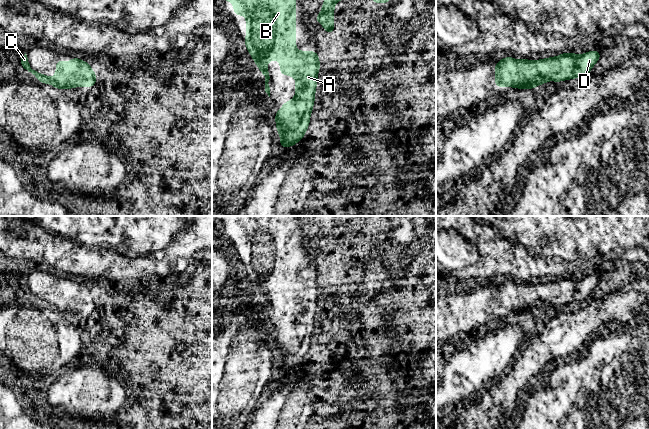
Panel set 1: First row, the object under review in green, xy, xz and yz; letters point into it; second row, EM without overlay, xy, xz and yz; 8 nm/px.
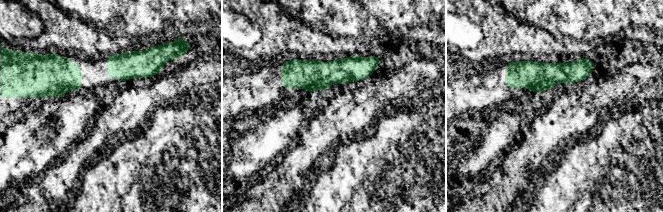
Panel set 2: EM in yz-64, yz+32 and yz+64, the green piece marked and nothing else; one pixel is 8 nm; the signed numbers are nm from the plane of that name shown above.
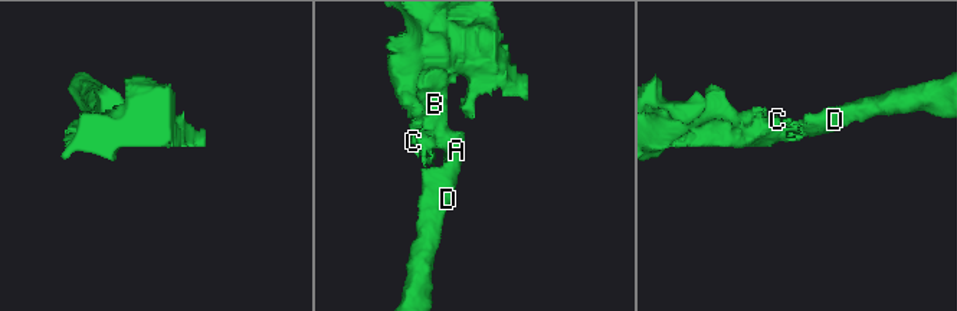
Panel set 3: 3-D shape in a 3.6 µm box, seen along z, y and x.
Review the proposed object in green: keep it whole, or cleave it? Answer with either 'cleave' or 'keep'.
keep

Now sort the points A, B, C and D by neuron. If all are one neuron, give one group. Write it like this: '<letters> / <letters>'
A B C D

